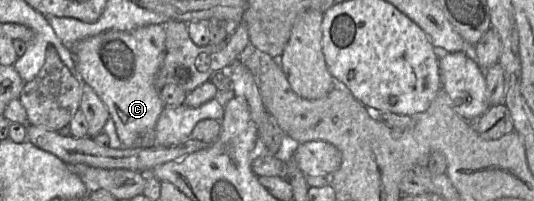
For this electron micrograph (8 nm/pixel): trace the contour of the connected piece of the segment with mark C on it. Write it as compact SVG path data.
M151 24L131 31L105 31L78 41L71 50L82 80L105 104L124 148L154 146L153 131L164 109L154 80L165 57L165 39L162 24Z

